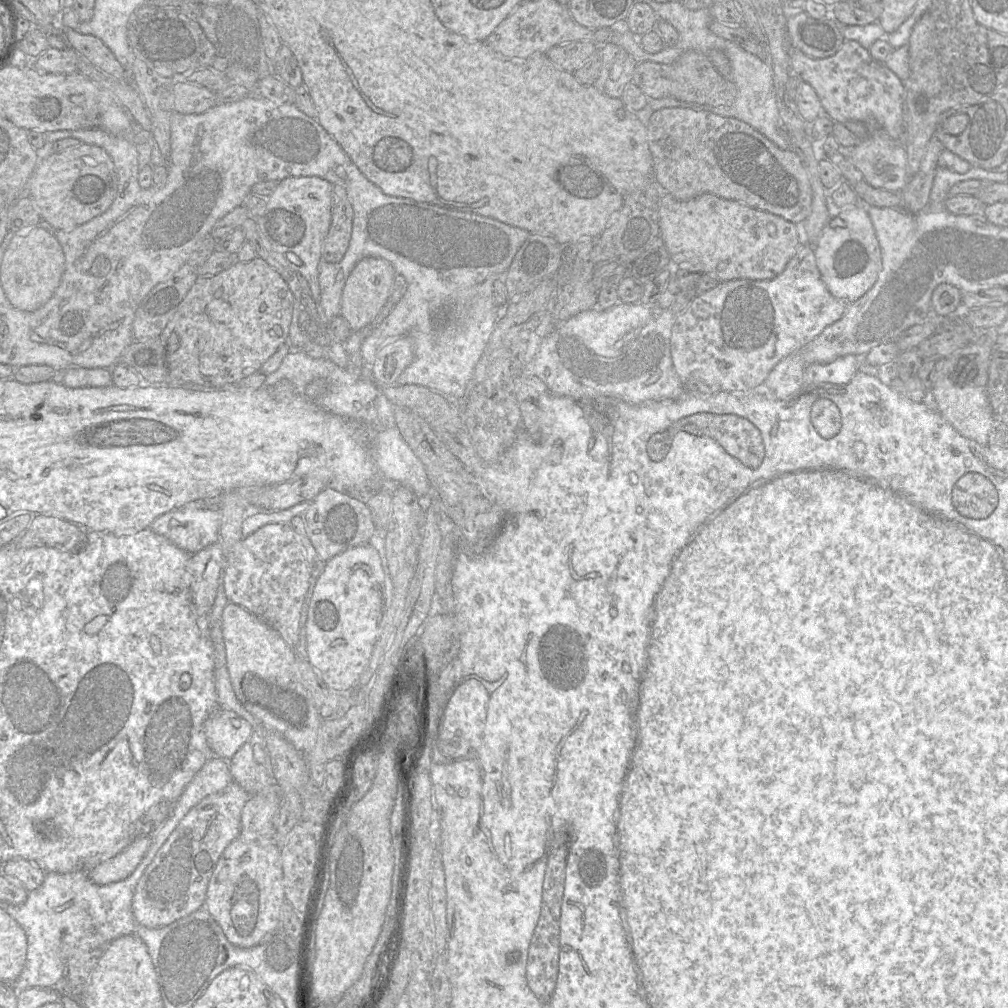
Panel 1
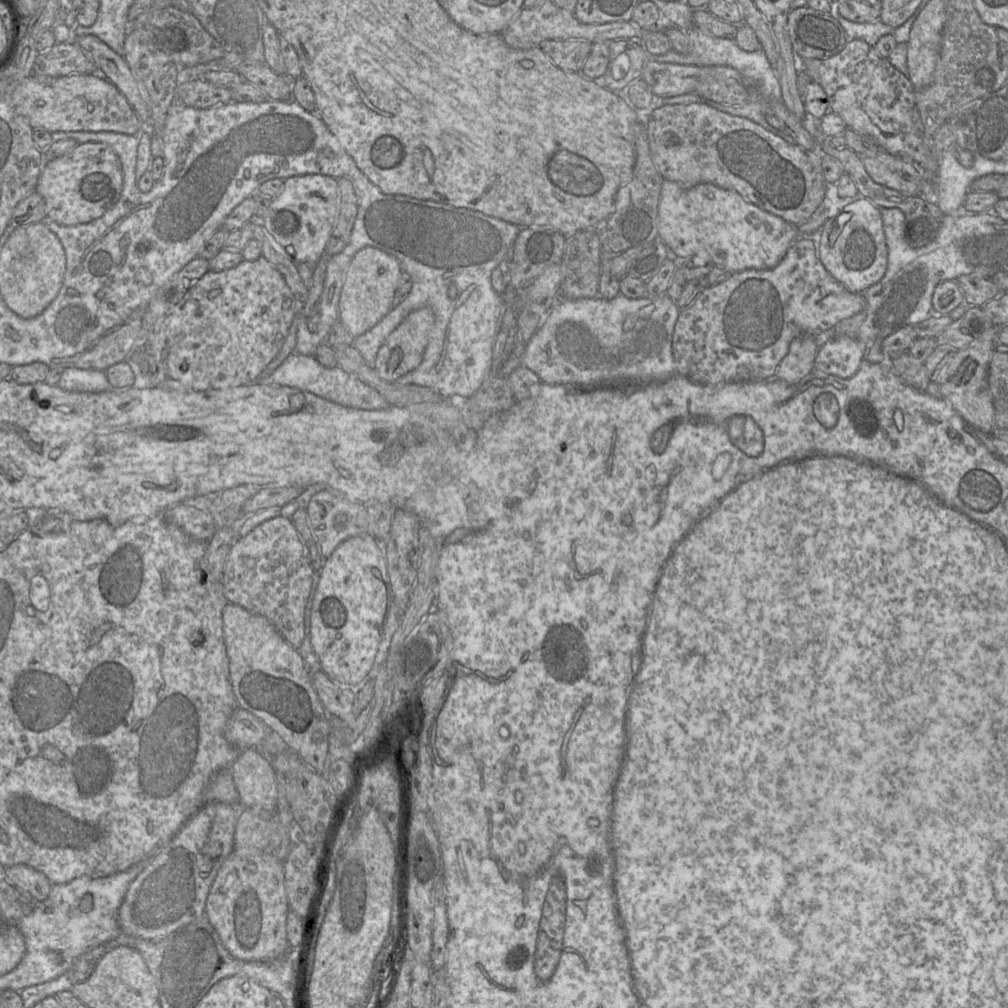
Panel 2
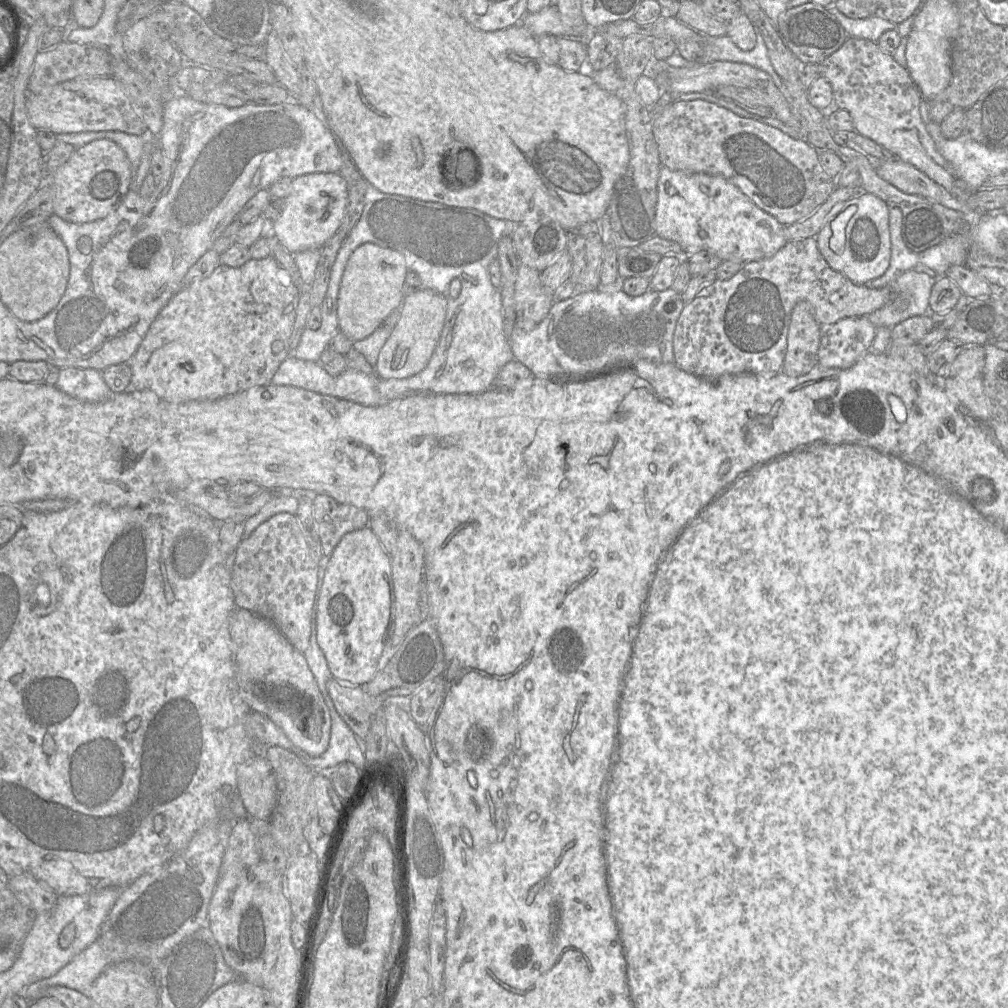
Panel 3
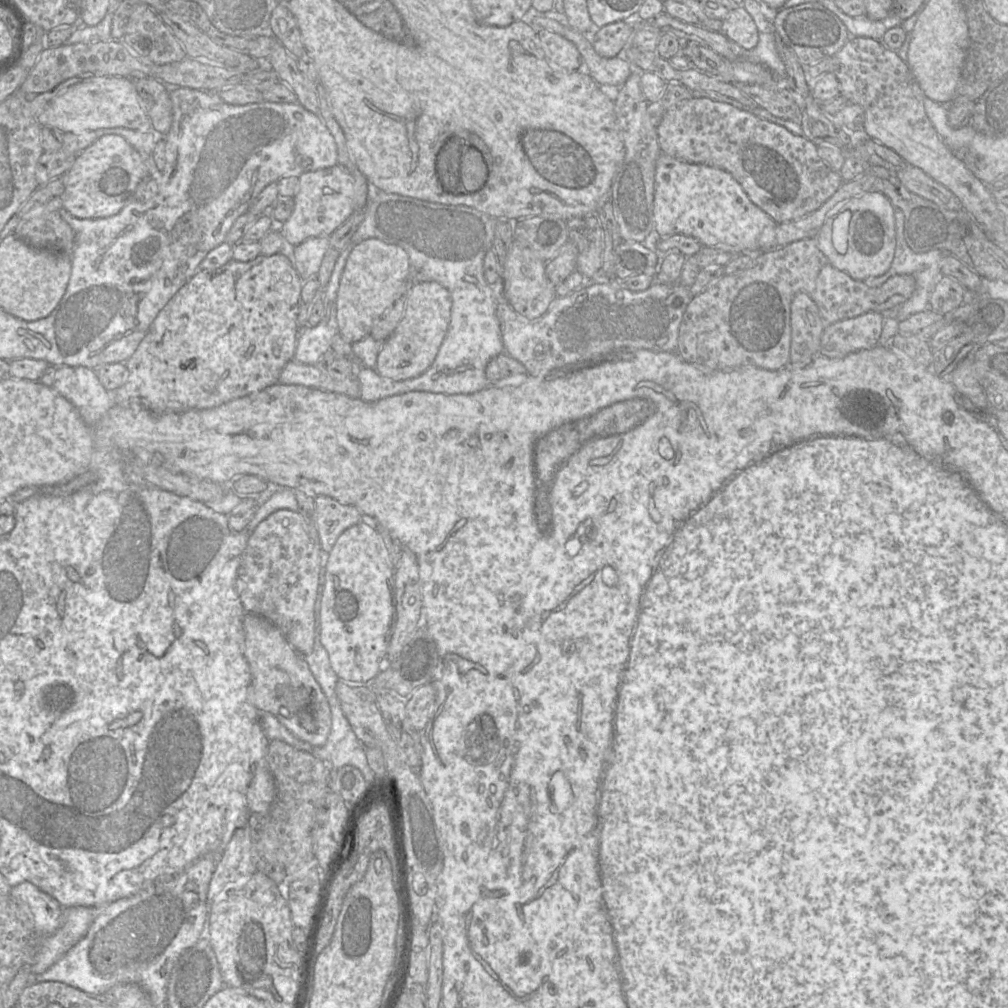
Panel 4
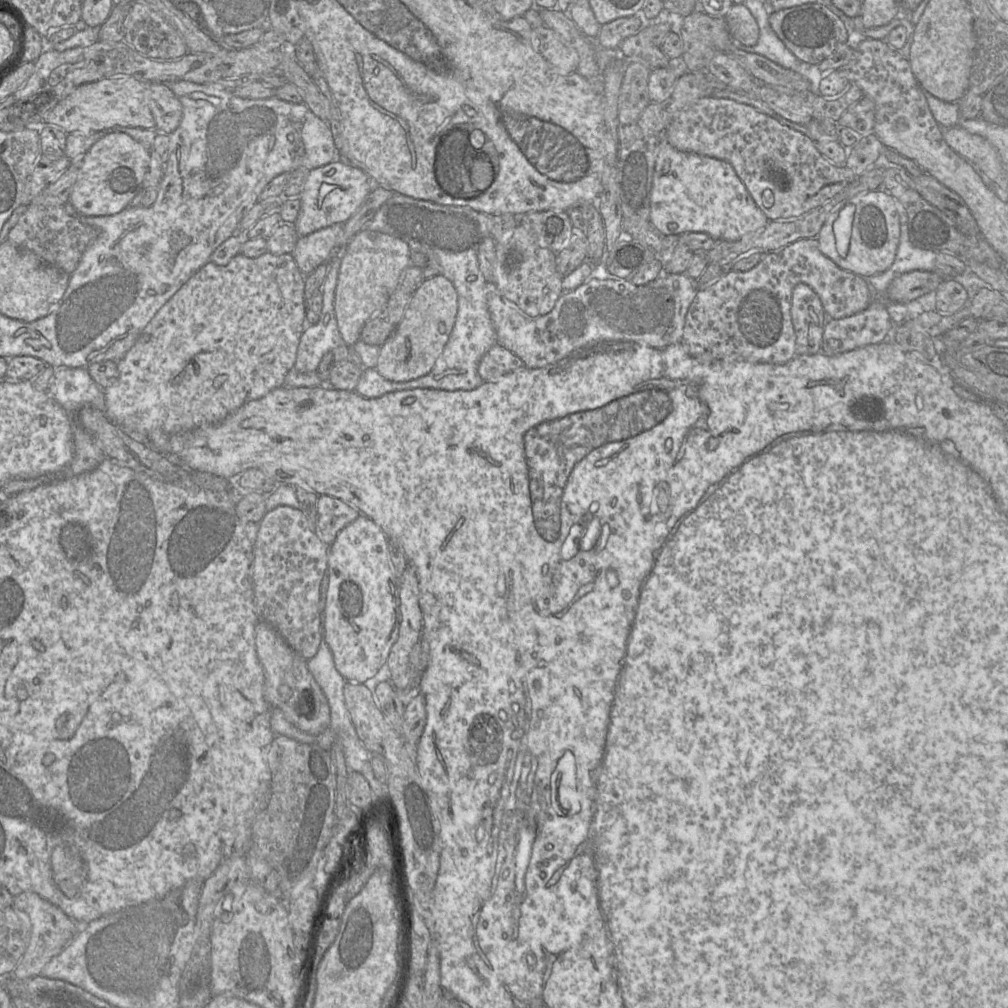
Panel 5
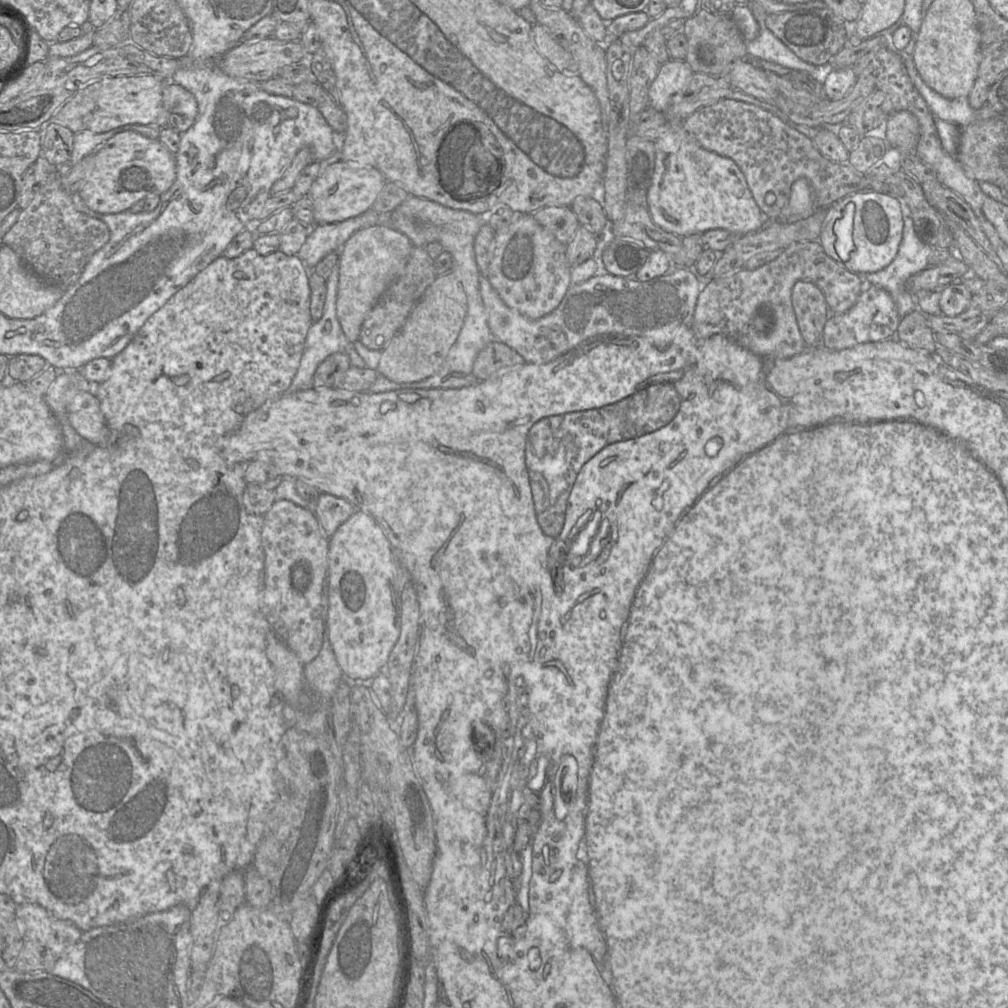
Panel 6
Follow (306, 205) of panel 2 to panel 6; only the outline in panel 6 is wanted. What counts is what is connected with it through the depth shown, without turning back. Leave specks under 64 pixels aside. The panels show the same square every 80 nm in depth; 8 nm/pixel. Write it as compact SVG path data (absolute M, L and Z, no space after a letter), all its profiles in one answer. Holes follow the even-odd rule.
M339 160L324 165L309 194L305 195L312 199L315 225L341 222L368 211L386 182L383 174L377 169L354 162Z

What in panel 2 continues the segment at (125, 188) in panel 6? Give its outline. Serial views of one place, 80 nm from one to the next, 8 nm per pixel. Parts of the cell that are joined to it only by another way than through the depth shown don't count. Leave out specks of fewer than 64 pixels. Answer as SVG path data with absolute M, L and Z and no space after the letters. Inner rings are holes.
M86 142L45 164L35 191L44 199L49 218L63 226L75 226L104 215L119 200L122 187L121 162L114 150L105 143Z

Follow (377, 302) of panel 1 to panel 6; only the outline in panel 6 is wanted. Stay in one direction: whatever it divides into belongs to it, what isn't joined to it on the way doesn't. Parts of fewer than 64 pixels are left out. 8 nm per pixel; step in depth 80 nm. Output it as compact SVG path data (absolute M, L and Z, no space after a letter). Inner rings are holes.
M374 225L356 231L339 250L339 282L336 316L350 343L359 340L361 326L388 286L403 271L413 247L410 239L390 225Z

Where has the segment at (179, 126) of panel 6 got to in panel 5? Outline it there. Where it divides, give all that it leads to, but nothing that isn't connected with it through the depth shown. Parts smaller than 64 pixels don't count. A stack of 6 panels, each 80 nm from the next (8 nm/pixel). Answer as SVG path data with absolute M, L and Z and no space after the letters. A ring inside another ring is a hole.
M165 83L147 84L147 103L159 133L171 134L179 126L183 107L179 98Z

